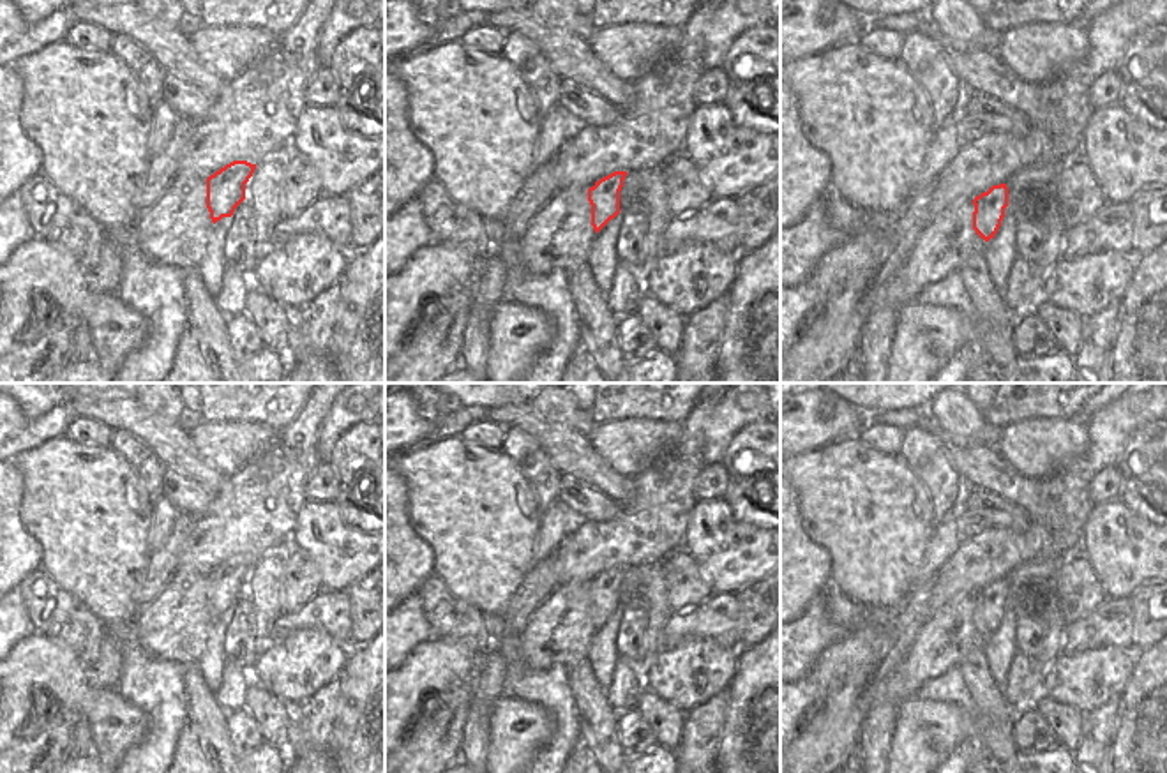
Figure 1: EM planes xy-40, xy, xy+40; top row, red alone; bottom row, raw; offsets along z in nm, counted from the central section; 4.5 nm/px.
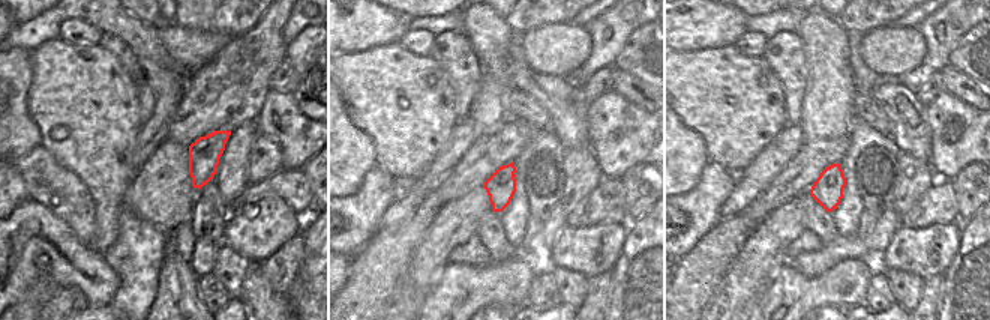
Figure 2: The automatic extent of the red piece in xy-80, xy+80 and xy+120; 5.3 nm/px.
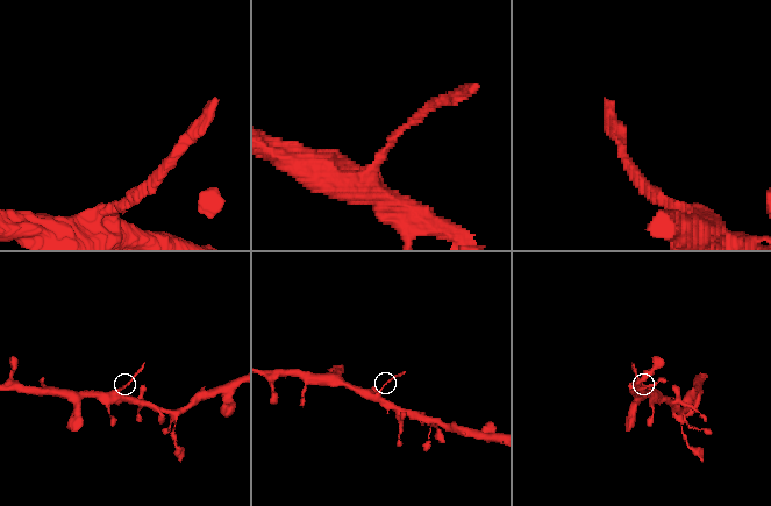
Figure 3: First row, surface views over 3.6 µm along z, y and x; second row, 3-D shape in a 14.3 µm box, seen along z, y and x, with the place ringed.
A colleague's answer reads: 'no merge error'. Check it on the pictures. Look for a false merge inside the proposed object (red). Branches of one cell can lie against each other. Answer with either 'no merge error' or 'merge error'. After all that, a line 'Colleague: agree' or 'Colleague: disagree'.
merge error
Colleague: disagree

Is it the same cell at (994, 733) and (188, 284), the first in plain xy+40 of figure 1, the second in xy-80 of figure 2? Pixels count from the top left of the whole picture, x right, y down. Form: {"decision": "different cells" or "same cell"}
{"decision": "same cell"}

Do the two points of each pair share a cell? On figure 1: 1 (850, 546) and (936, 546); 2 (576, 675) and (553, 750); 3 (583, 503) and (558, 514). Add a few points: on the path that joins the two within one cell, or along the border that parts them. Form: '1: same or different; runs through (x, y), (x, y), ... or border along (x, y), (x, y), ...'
1: different; border along (936, 523), (911, 585)
2: different; border along (565, 666), (581, 733)
3: different; border along (558, 500), (574, 519)

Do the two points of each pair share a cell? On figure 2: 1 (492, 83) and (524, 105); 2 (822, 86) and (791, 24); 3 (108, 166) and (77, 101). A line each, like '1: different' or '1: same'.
1: different
2: different
3: same

